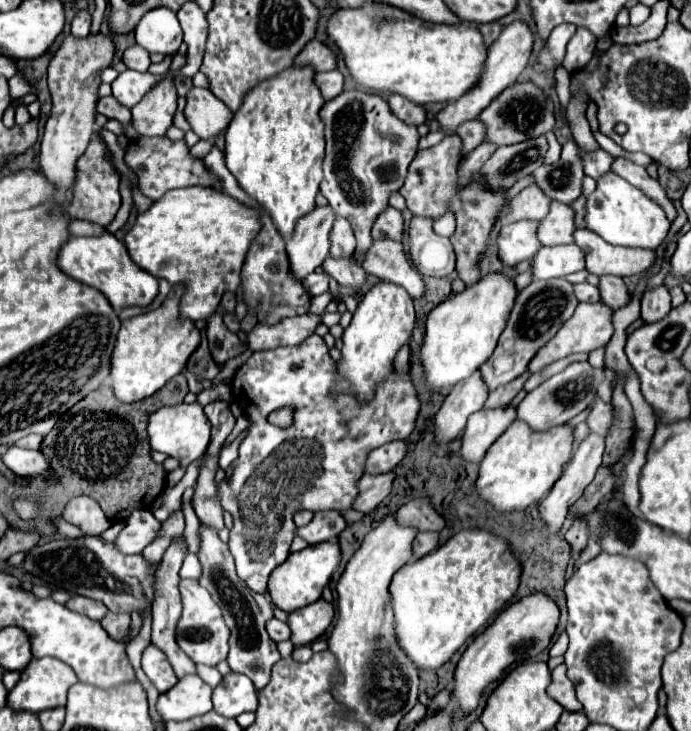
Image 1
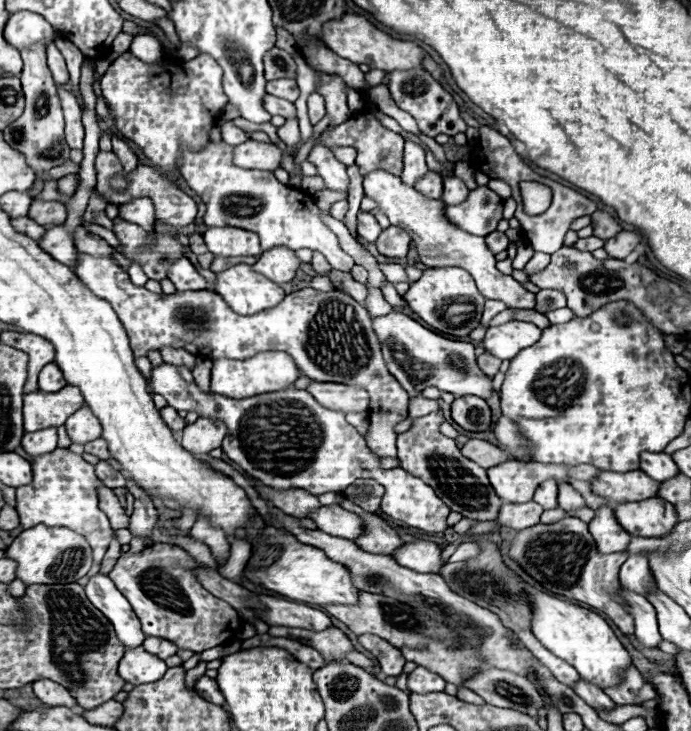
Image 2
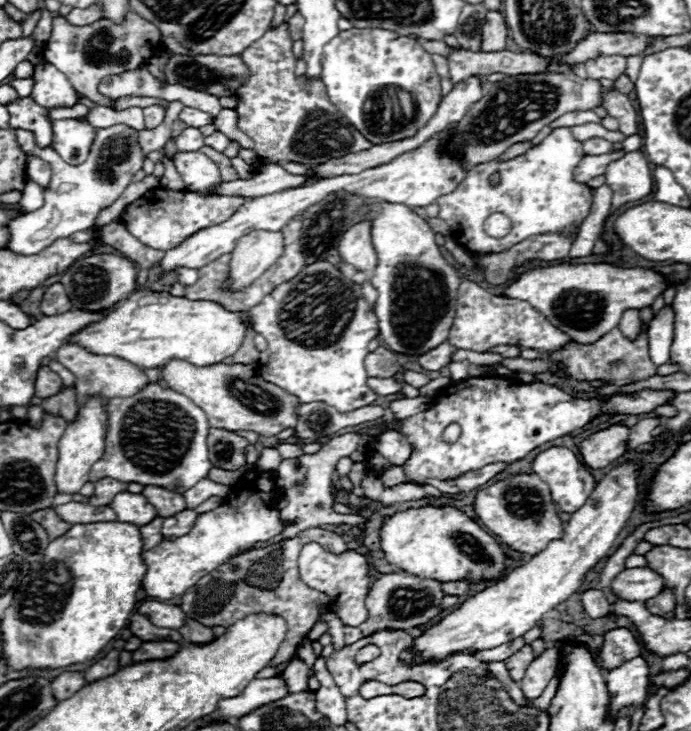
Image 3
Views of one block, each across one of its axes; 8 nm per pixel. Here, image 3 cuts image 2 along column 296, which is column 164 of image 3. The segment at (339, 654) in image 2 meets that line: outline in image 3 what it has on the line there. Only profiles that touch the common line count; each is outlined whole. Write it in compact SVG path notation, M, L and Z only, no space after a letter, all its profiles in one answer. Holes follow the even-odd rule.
M132 614L128 628L132 630L134 636L142 638L142 640L168 640L168 642L180 642L182 636L180 632L174 632L170 628L156 628L148 618L140 616L140 614Z

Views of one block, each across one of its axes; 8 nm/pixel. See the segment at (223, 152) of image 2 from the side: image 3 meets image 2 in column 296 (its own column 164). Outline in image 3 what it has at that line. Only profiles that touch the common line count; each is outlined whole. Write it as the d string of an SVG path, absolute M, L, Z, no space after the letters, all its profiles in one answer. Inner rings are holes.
M154 188L134 200L126 206L120 220L128 226L128 232L134 234L140 242L144 242L150 248L156 250L170 250L184 240L188 240L192 234L196 234L202 228L210 228L216 224L226 222L238 206L244 202L244 198L232 198L232 196L216 196L216 198L200 198L192 192L172 192L164 188Z

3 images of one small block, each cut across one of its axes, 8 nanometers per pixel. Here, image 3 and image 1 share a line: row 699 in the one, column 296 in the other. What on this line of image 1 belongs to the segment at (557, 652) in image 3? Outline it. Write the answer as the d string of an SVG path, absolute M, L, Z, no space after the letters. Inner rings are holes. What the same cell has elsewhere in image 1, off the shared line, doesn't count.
M326 510L326 512L316 512L310 524L296 528L296 536L306 540L308 544L318 544L336 538L344 528L346 520L340 516L340 512Z

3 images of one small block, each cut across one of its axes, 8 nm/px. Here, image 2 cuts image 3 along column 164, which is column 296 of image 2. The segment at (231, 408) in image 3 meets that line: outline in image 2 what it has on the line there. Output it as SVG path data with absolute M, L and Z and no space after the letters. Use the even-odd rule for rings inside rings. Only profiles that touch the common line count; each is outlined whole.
M264 352L264 354L258 354L256 358L248 358L244 362L232 362L232 360L224 360L224 358L220 362L214 362L210 388L216 394L242 400L242 398L252 398L252 396L290 388L290 386L294 386L294 382L300 376L302 376L302 372L298 370L292 356L288 356L284 352Z

